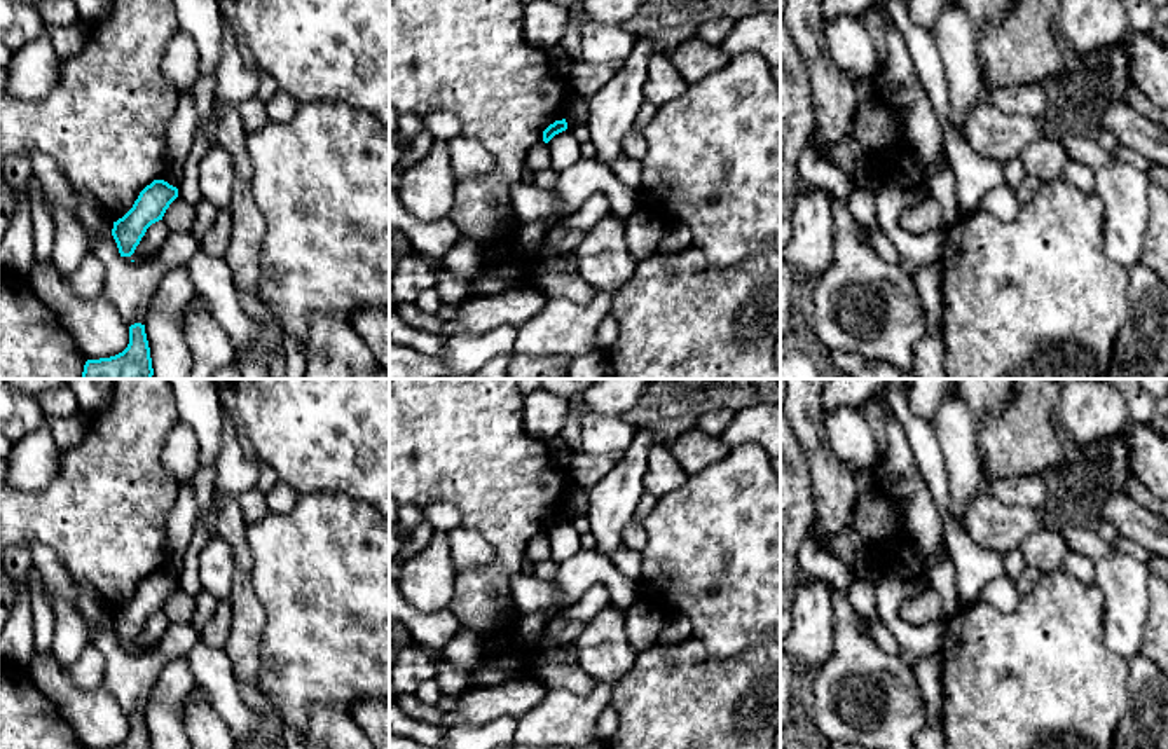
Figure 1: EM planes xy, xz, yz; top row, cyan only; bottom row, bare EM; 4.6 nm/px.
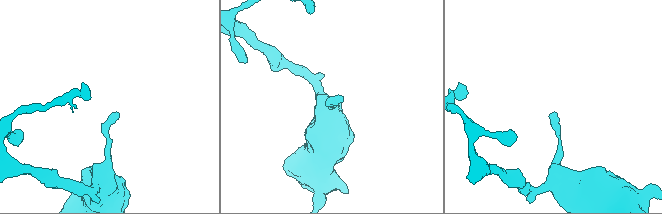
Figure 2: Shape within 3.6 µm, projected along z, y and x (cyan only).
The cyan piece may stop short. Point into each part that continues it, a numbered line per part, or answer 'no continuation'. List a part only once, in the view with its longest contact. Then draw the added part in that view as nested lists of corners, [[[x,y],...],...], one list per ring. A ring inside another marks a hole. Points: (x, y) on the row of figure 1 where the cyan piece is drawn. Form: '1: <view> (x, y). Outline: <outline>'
no continuation

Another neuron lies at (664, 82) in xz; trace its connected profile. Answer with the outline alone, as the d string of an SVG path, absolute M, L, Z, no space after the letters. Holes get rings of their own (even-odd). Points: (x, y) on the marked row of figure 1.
M656 51L649 56L648 80L642 87L644 101L660 107L679 98L688 87L690 84L672 65L669 52Z

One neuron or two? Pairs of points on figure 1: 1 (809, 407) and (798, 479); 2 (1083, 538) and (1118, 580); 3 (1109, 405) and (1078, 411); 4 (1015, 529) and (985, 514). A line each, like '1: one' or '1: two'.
1: two
2: two
3: one
4: one

